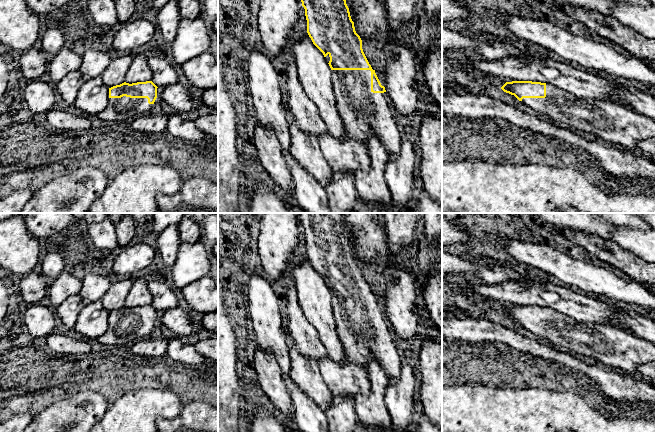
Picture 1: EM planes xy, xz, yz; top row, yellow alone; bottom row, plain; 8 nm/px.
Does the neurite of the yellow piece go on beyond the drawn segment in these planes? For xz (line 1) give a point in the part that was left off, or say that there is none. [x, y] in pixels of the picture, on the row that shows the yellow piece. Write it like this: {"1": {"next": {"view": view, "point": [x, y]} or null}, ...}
{"1": {"next": {"view": "xz", "point": [362, 111]}}}

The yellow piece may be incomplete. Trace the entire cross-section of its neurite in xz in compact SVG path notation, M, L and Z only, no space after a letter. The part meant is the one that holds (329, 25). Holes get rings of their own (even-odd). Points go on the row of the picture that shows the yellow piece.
M301 0L307 20L307 33L313 44L330 57L331 79L337 99L337 108L346 130L367 147L369 133L373 131L384 146L388 156L400 151L401 136L394 109L385 87L369 64L362 40L356 33L346 0Z

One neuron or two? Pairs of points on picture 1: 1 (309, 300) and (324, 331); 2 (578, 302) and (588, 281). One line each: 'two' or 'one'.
1: one
2: two

